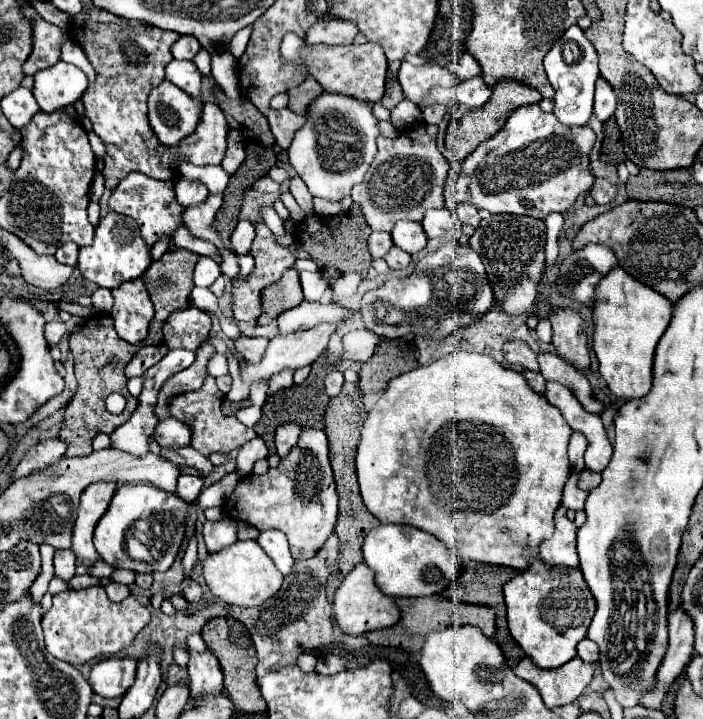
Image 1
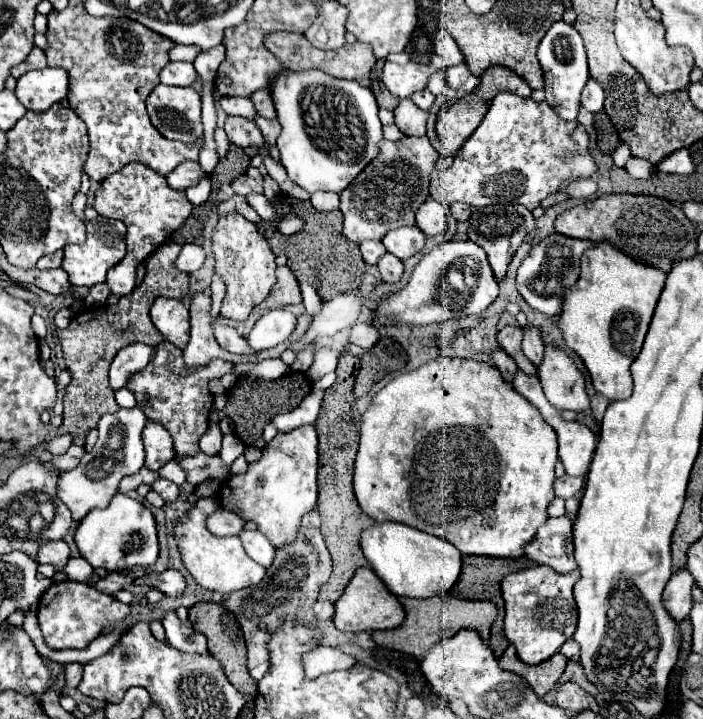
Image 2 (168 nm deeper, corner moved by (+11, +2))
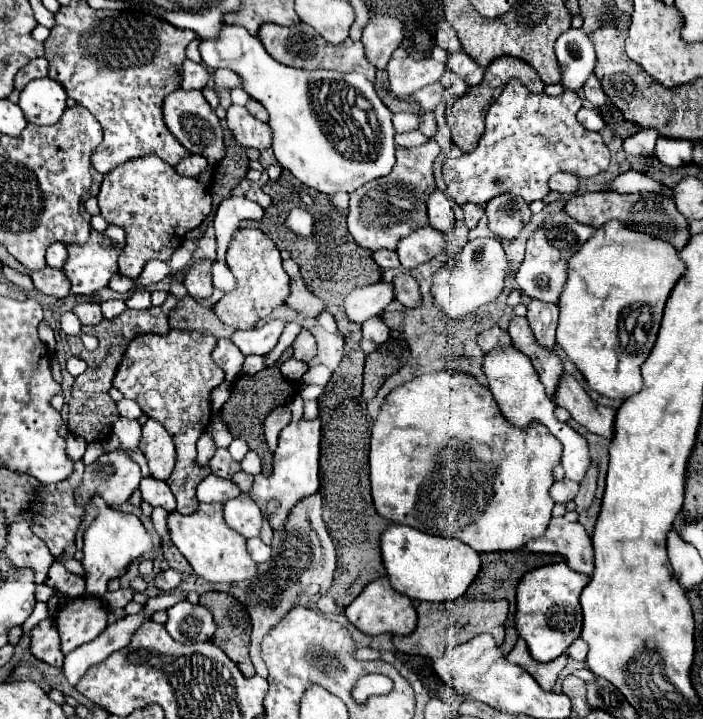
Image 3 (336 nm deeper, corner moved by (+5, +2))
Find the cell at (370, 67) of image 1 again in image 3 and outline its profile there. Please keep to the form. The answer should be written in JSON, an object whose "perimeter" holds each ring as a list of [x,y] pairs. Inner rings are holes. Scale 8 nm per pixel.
{"perimeter":[[[298,22],[294,26],[278,26],[278,24],[262,24],[258,30],[258,38],[264,44],[266,52],[280,64],[284,66],[292,66],[292,68],[304,68],[304,70],[316,70],[316,68],[324,68],[324,70],[338,70],[338,72],[360,72],[364,74],[368,80],[374,80],[376,68],[366,60],[364,56],[364,48],[362,42],[354,42],[352,38],[346,38],[342,44],[330,44],[326,40],[322,40],[322,36],[318,36],[318,32],[314,32],[314,28],[310,28],[304,22]]]}

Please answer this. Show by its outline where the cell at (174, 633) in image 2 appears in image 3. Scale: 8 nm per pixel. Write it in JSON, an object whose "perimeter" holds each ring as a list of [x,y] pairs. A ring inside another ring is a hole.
{"perimeter":[[[188,600],[168,608],[168,622],[166,622],[168,634],[182,642],[206,642],[212,638],[216,624],[212,618],[212,612],[202,604],[190,604]]]}

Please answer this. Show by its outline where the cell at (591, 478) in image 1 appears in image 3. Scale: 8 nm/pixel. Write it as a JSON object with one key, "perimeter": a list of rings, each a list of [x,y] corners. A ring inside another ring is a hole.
{"perimeter":[[[560,480],[560,482],[554,482],[552,488],[550,488],[550,496],[554,502],[568,502],[568,500],[574,500],[574,496],[578,494],[578,484],[572,482],[572,480]]]}

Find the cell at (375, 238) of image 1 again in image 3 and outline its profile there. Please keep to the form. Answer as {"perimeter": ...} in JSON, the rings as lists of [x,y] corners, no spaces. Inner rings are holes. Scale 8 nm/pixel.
{"perimeter":[[[376,250],[376,252],[372,254],[372,258],[376,260],[376,264],[378,264],[382,270],[400,268],[398,256],[396,256],[396,252],[392,252],[392,250]]]}

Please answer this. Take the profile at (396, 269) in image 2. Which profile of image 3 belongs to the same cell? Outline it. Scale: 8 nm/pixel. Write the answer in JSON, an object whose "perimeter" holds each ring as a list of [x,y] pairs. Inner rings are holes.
{"perimeter":[[[404,272],[404,274],[394,278],[394,292],[396,292],[396,300],[404,308],[416,308],[416,306],[422,304],[420,286],[408,272]]]}

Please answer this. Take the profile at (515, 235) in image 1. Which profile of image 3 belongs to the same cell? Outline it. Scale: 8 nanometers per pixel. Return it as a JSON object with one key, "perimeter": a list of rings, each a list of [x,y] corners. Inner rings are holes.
{"perimeter":[[[502,194],[490,200],[486,206],[486,214],[490,230],[500,240],[514,240],[532,216],[528,202],[514,194]]]}

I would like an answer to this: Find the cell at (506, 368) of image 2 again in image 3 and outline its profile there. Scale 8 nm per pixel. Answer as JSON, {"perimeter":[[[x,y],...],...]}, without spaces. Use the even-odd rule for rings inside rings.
{"perimeter":[[[494,326],[494,328],[488,328],[488,330],[480,332],[476,342],[482,348],[482,352],[490,352],[496,346],[508,346],[510,344],[510,334],[506,330],[502,330],[502,328]]]}

